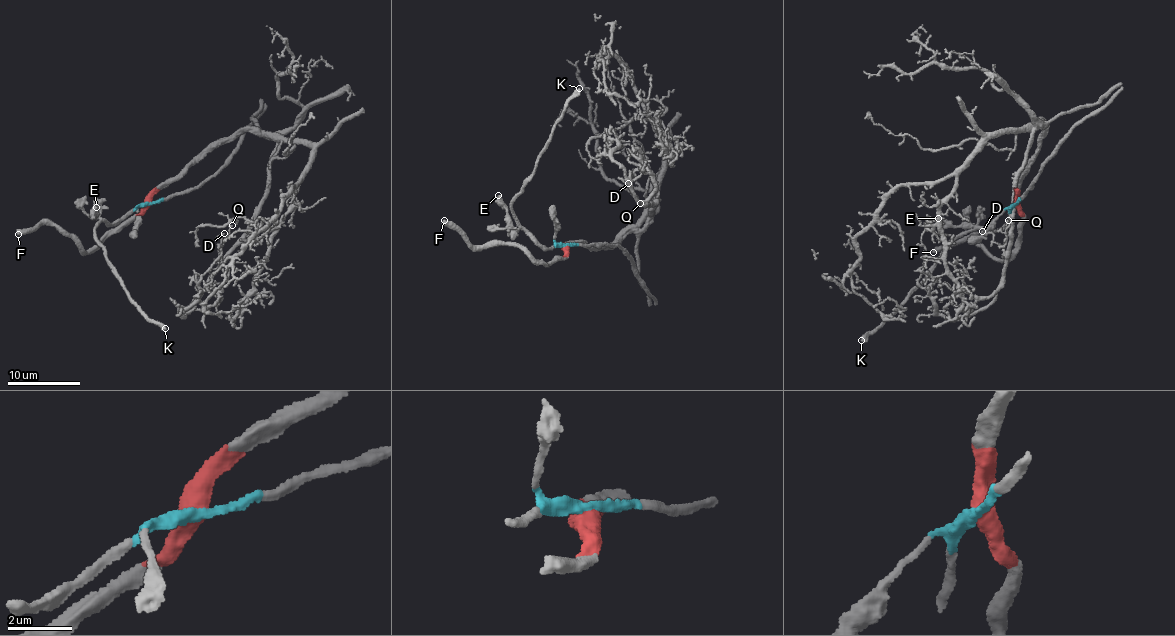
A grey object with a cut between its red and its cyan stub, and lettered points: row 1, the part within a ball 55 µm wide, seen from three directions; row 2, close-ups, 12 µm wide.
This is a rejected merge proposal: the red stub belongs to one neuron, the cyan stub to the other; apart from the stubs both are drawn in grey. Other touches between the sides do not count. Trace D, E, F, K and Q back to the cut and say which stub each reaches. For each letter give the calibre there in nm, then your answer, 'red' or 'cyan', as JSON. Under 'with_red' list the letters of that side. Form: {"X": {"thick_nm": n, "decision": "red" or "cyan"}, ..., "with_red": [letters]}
{"D": {"thick_nm": 100, "decision": "red"}, "E": {"thick_nm": 320, "decision": "cyan"}, "F": {"thick_nm": 440, "decision": "red"}, "K": {"thick_nm": 400, "decision": "cyan"}, "Q": {"thick_nm": 150, "decision": "red"}, "with_red": ["D", "F", "Q"]}

